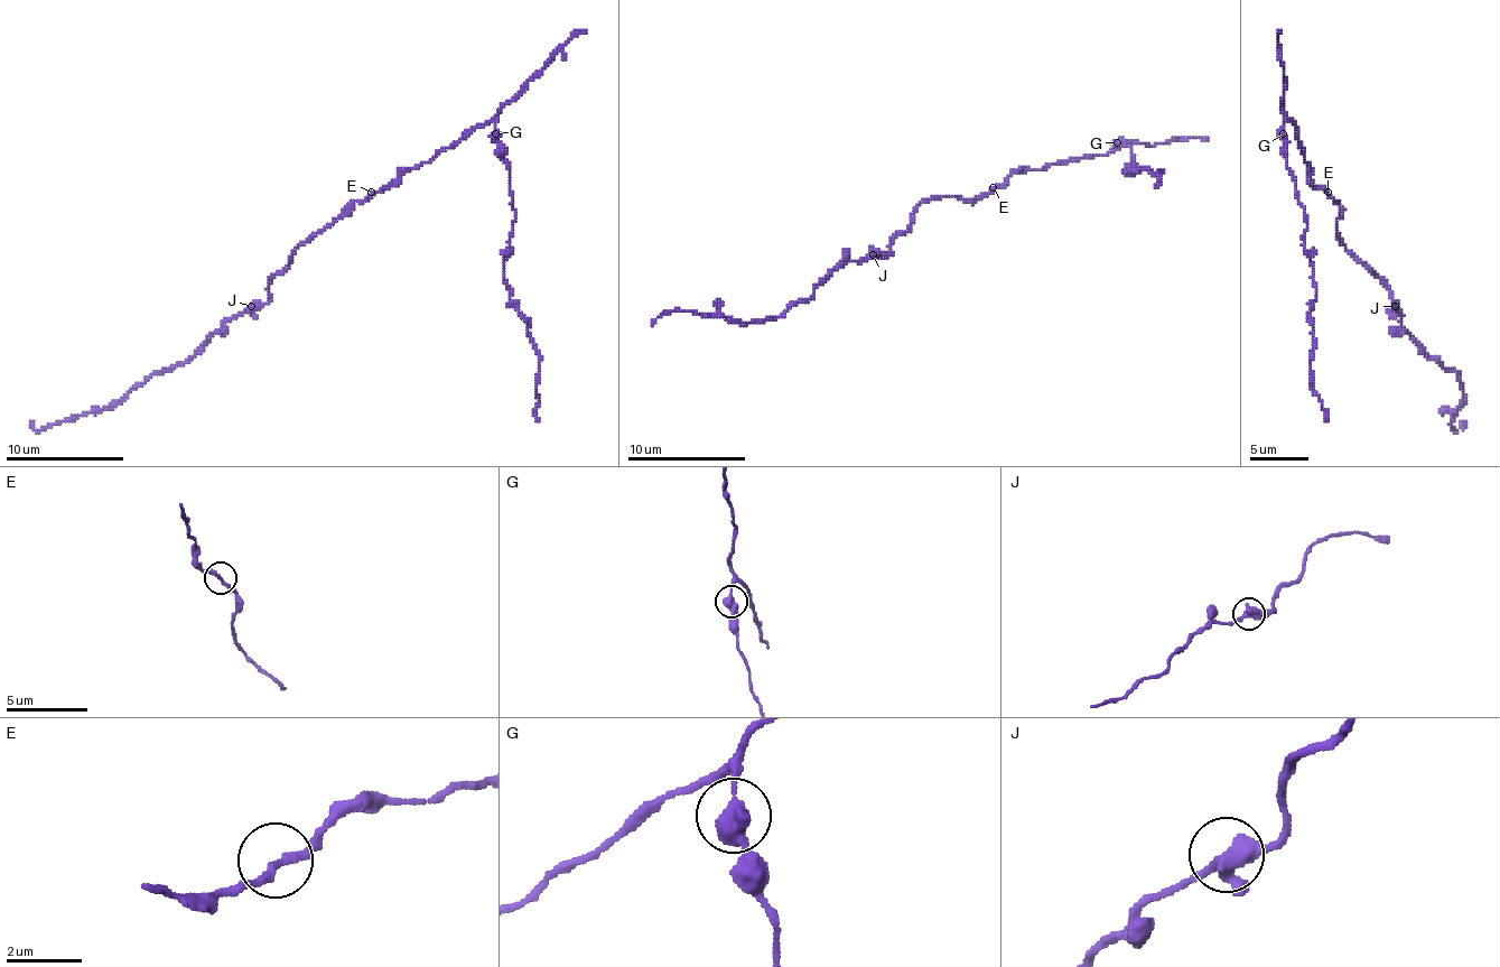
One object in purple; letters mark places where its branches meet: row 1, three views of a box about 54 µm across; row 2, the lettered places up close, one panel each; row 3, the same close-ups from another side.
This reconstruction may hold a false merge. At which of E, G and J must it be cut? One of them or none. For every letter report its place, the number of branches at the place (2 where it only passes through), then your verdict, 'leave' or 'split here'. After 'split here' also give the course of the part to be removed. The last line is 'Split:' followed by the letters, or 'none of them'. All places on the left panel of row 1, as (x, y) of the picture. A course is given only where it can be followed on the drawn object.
E: (371, 192) | 2 | leave
G: (495, 133) | 2 | split here | (495, 133), (515, 210), (510, 253), (504, 259), (504, 282), (539, 356), (539, 421)
J: (251, 306) | 2 | leave
Split: G

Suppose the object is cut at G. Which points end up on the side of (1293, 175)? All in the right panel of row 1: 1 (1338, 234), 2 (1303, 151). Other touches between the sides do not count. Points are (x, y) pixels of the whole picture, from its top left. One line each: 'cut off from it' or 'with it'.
1: cut off from it
2: cut off from it

